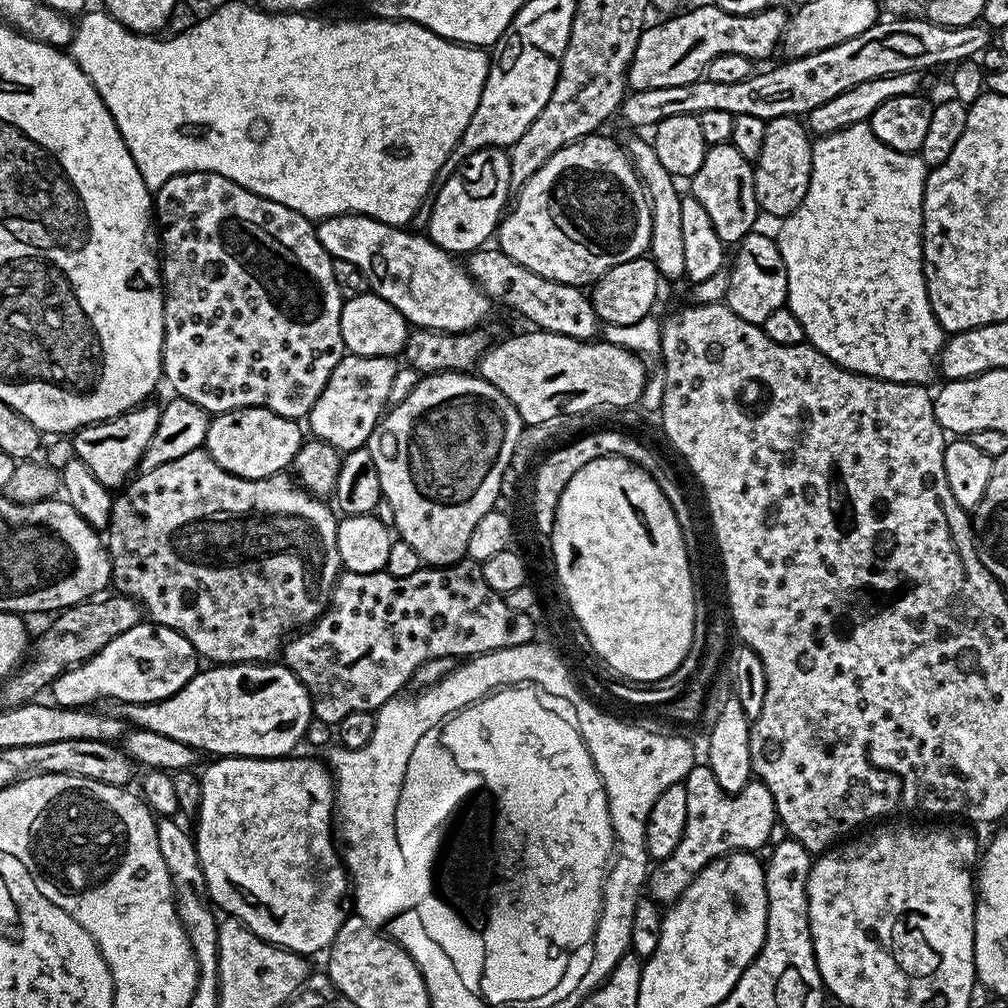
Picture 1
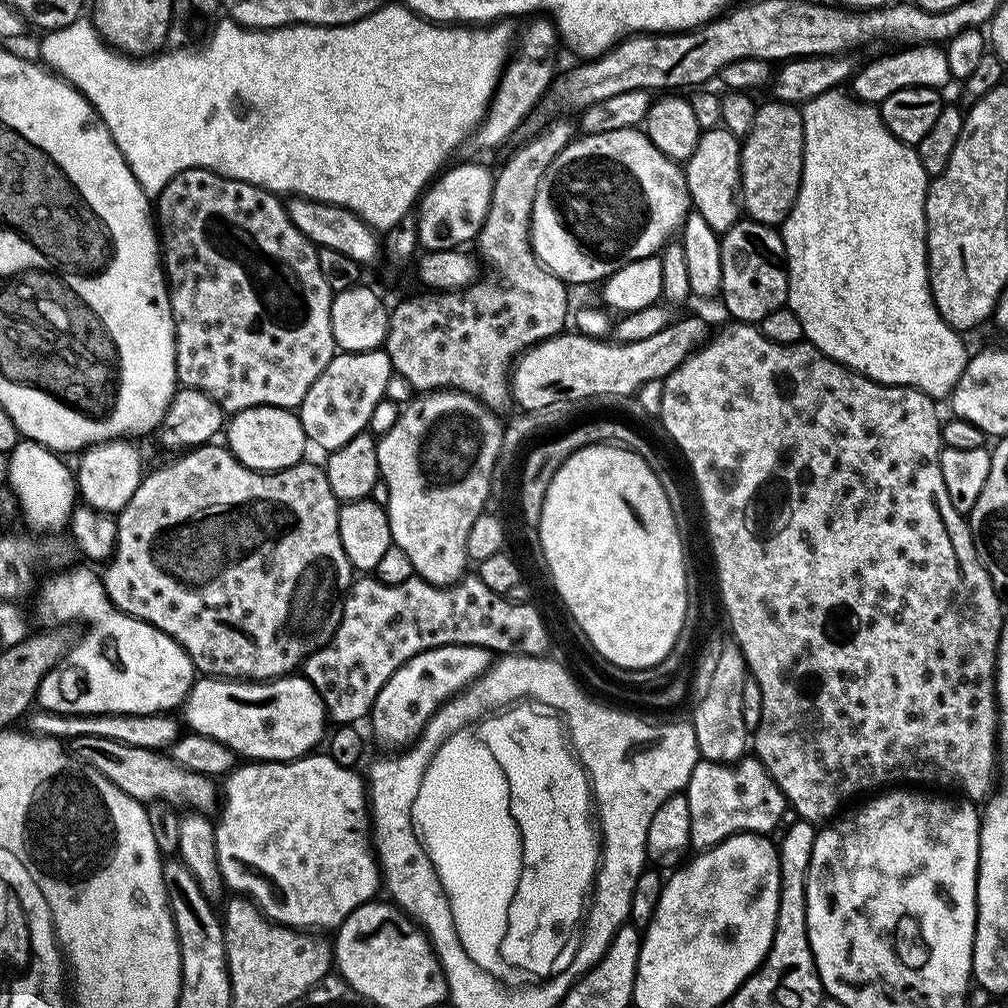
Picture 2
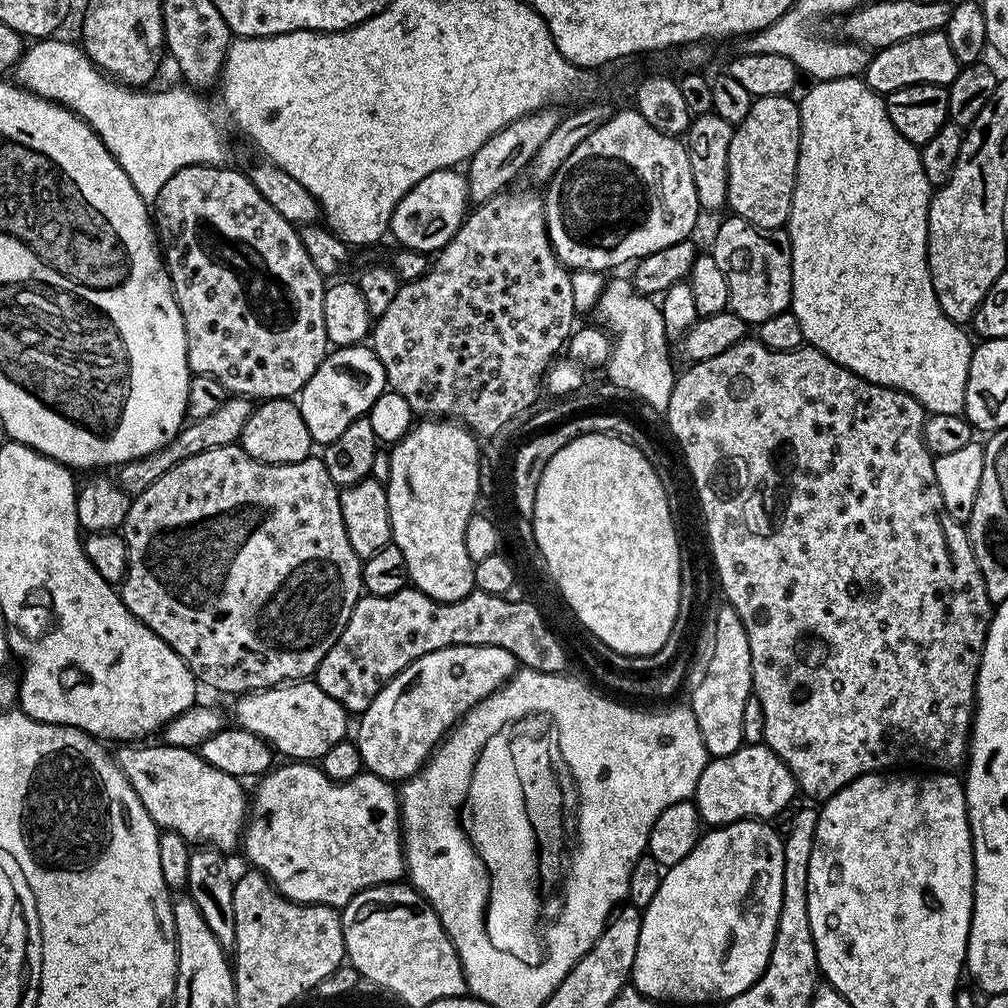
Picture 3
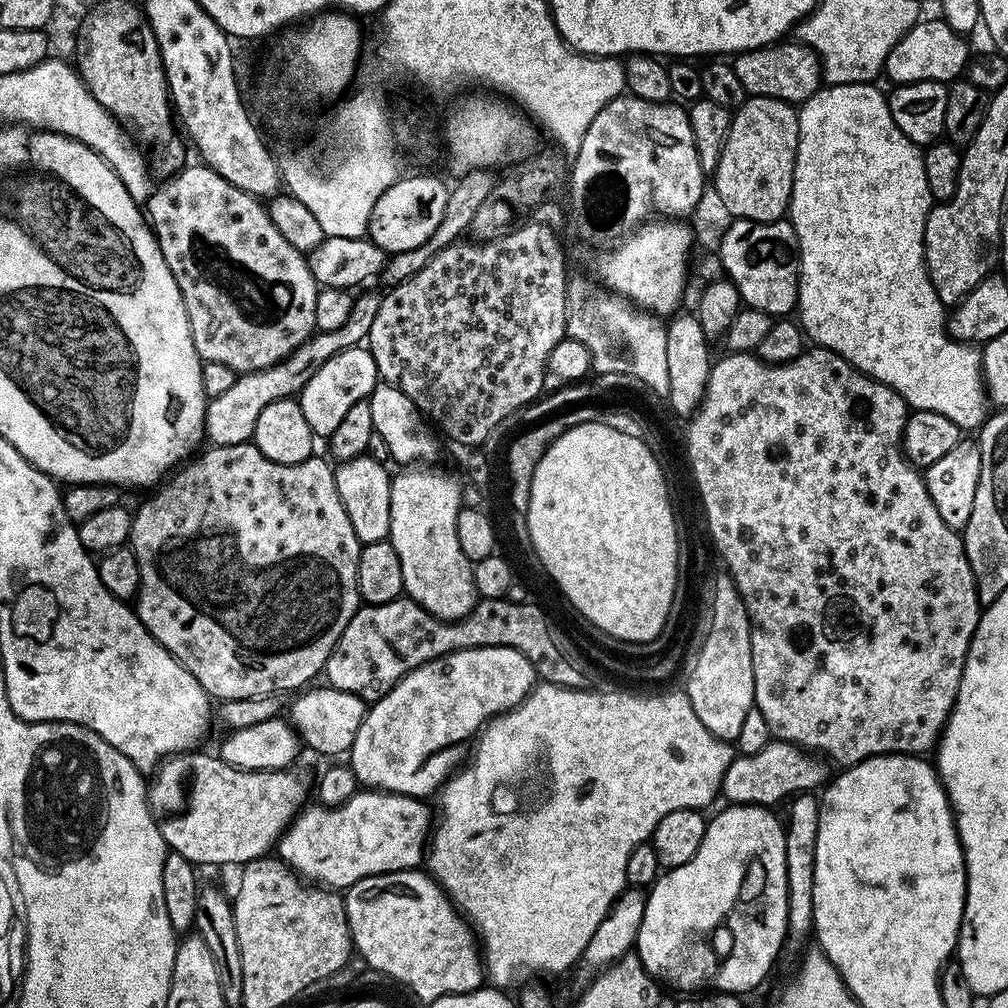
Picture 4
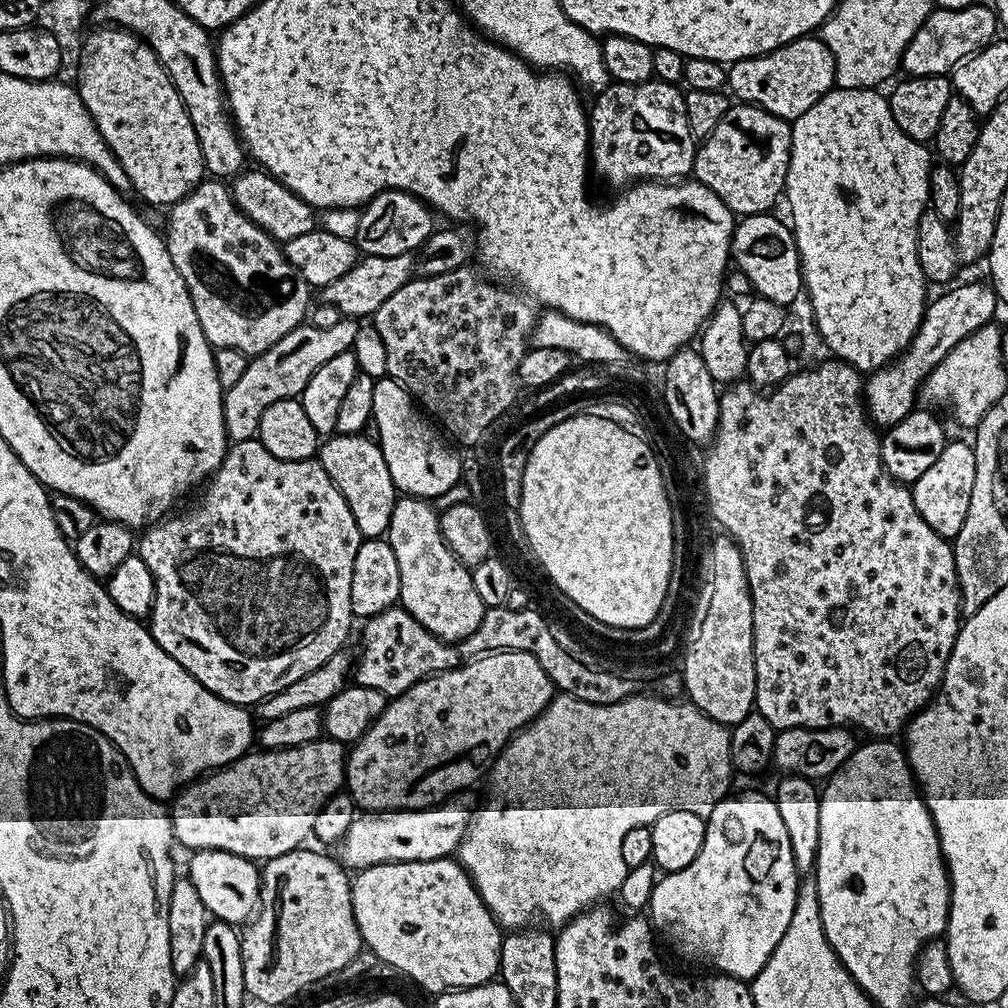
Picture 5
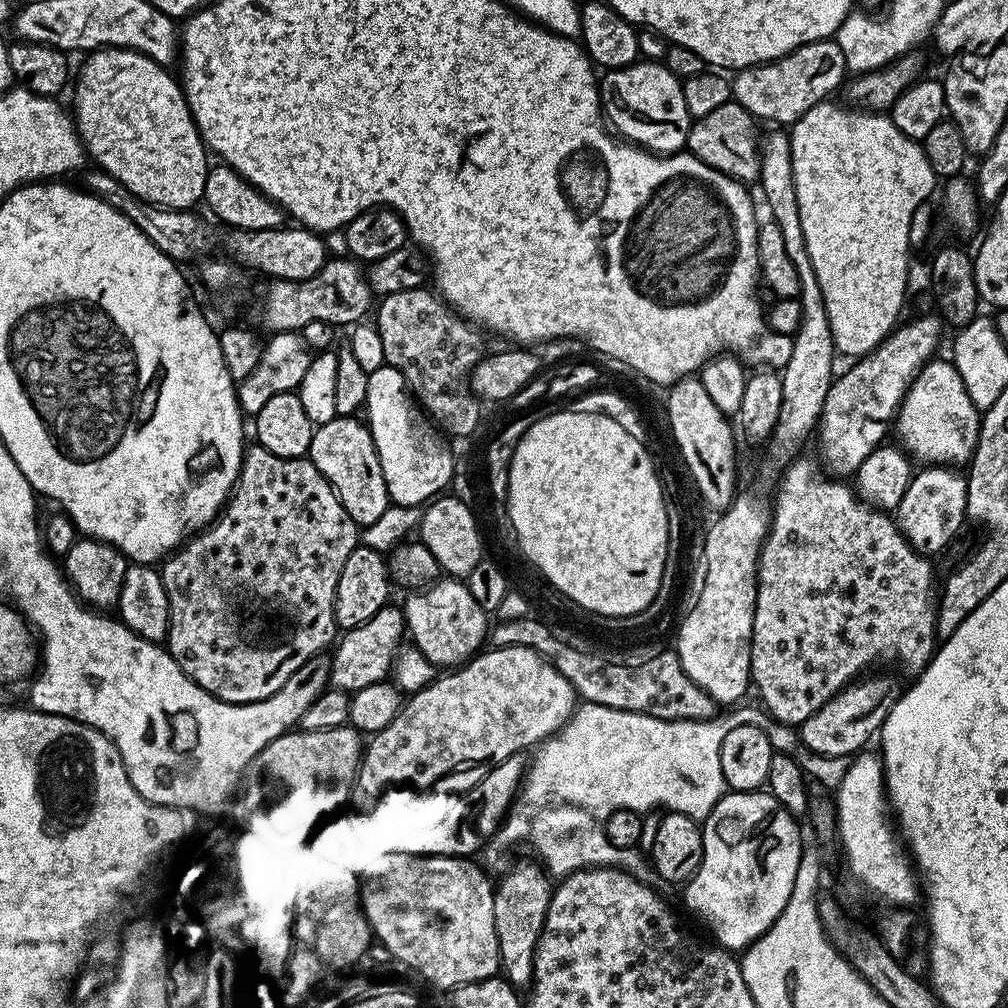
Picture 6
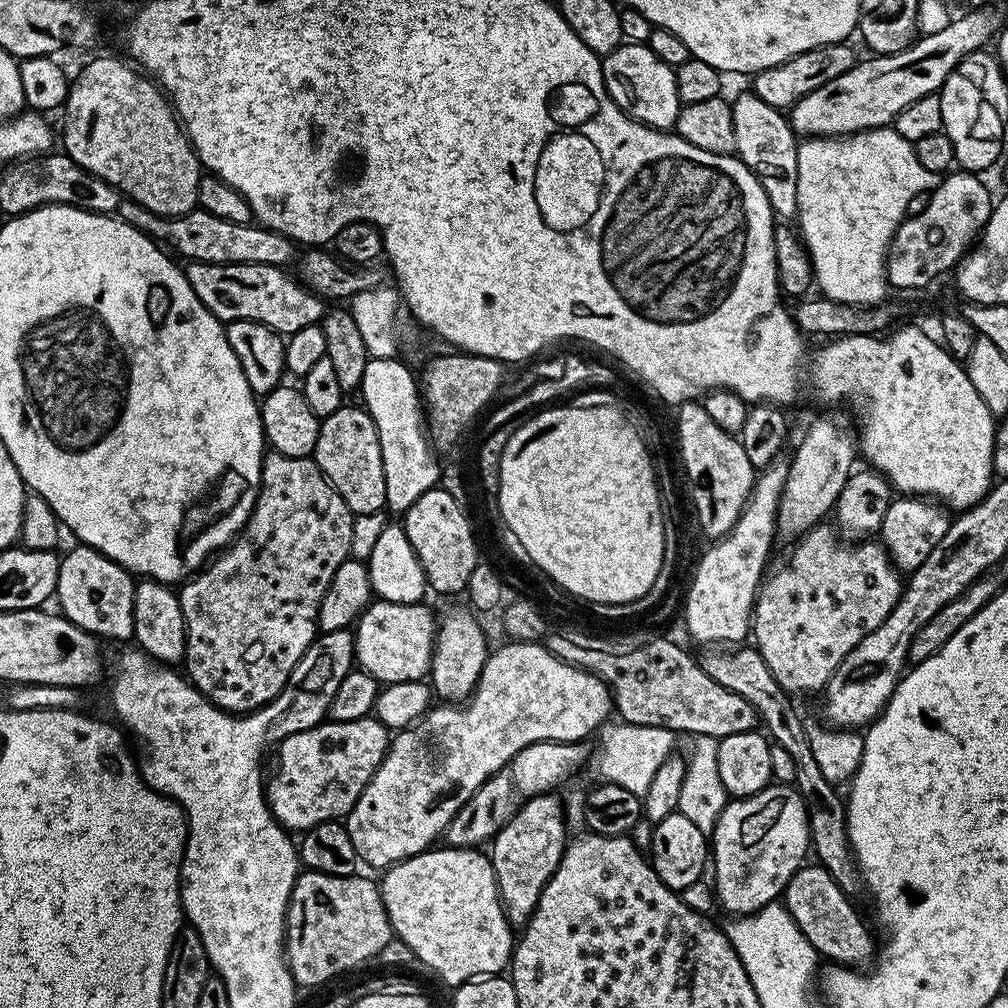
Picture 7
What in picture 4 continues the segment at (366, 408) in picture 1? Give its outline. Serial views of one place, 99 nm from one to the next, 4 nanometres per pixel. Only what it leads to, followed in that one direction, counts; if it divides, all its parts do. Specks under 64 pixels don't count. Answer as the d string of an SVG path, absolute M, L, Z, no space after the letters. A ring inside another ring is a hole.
M357 346L344 349L330 357L298 393L302 414L306 414L306 422L310 422L313 437L332 436L334 430L338 430L342 418L346 418L350 406L354 406L354 402L367 400L375 390L377 383L376 363L367 347Z

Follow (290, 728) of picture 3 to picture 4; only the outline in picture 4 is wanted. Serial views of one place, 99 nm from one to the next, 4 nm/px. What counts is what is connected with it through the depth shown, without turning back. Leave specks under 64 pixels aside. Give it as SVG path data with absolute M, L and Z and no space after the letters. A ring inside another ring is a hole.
M309 687L297 695L301 696L292 704L290 723L296 729L296 733L300 735L305 749L313 748L314 751L321 752L324 756L332 756L328 758L343 757L340 755L343 752L345 755L351 749L354 738L364 721L365 701L337 688L316 687Z

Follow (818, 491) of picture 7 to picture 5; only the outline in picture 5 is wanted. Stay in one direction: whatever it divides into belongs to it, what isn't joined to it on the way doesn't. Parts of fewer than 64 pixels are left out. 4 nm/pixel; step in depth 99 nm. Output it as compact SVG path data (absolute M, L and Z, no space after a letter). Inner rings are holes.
M991 283L960 284L951 288L947 289L949 292L945 296L938 297L933 304L931 301L925 307L924 317L920 319L918 330L912 335L912 342L906 351L863 381L862 399L873 425L887 430L906 418L906 414L914 410L915 404L912 403L916 400L916 392L918 396L928 375L948 357L950 350L997 319L998 301Z

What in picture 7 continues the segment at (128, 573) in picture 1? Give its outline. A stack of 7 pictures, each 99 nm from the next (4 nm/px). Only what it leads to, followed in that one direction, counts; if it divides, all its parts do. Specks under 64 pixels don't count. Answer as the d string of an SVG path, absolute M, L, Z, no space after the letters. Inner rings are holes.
M269 451L265 455L264 463L260 465L260 490L256 493L256 505L252 507L252 512L244 527L240 529L231 544L227 545L215 558L209 559L196 575L189 576L178 588L182 618L186 626L186 646L182 664L183 667L188 667L187 679L216 707L233 714L247 714L256 711L264 704L269 704L284 689L284 684L294 670L294 666L318 635L316 626L318 610L332 581L332 575L336 573L338 566L342 566L344 560L349 559L353 519L354 513L346 506L346 502L340 497L338 490L334 490L332 483L322 474L315 459L306 456L290 458L286 454L273 451Z

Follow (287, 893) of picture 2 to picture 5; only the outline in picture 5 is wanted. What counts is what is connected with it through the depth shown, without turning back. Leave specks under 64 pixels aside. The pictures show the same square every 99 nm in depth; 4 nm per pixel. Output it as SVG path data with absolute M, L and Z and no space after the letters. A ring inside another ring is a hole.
M456 794L426 808L357 815L340 839L338 859L345 869L359 870L390 862L430 862L451 857L472 825L474 803L468 794Z

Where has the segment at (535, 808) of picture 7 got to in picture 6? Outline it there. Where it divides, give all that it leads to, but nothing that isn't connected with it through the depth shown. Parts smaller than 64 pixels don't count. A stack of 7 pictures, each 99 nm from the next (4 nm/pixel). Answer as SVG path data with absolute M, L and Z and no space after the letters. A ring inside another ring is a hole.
M529 858L518 861L505 874L504 881L494 888L494 930L498 934L500 966L508 983L517 990L527 989L532 983L536 947L554 891L551 882L549 873L535 859Z

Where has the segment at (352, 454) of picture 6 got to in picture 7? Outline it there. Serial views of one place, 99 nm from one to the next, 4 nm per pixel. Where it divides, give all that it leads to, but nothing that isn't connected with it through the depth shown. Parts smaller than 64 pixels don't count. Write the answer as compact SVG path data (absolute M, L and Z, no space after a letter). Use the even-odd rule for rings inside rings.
M342 406L334 410L334 414L323 417L320 421L320 433L314 459L322 474L338 490L338 494L346 502L346 506L356 516L370 515L381 511L386 505L386 478L382 470L382 446L378 442L378 430L363 407L348 408Z

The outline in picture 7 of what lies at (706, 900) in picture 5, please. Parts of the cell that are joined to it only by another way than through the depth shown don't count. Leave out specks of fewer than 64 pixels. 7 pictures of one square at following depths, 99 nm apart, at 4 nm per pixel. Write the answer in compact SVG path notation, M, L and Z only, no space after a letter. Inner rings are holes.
M769 783L758 794L729 799L716 826L710 833L710 864L716 867L716 896L728 914L748 916L773 903L783 893L797 870L805 863L810 852L808 838L808 808L792 784Z

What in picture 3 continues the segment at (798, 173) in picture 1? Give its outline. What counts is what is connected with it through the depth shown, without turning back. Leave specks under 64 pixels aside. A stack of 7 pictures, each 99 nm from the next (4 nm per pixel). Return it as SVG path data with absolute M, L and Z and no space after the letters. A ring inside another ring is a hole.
M791 95L757 96L750 106L750 114L735 125L730 142L728 163L727 207L759 228L784 228L792 209L792 195L796 185L796 167L800 153L800 105Z

